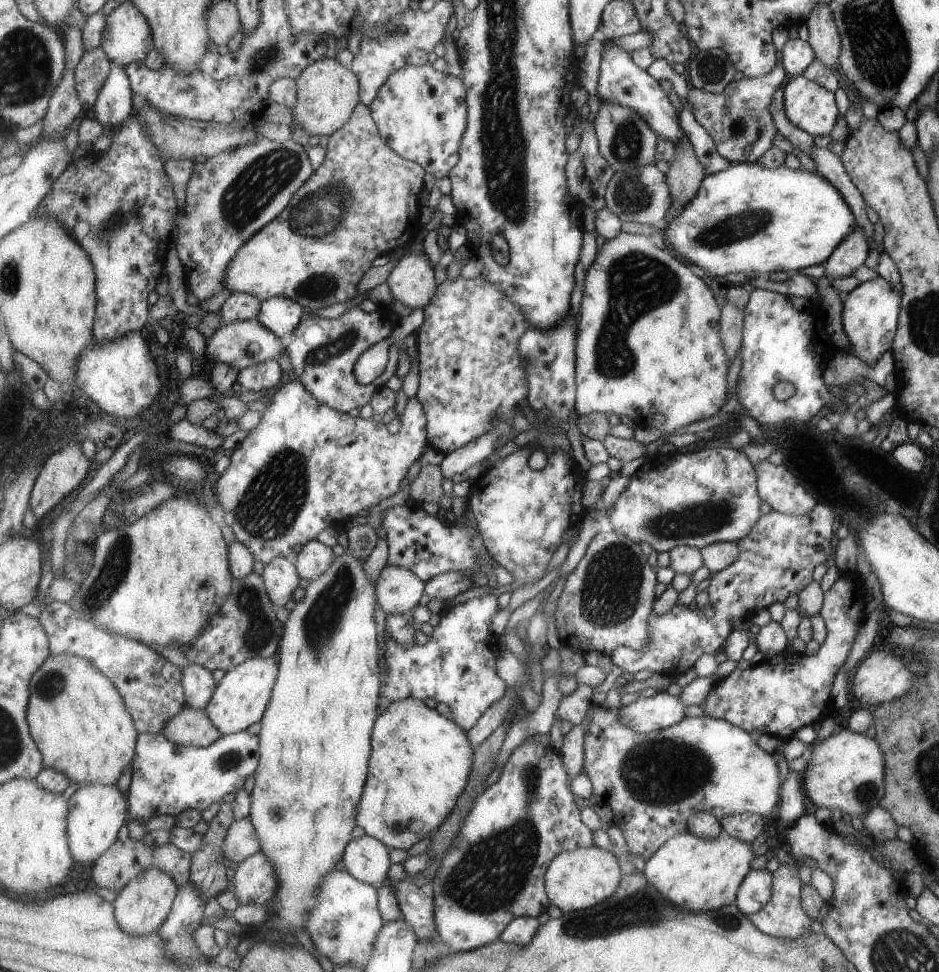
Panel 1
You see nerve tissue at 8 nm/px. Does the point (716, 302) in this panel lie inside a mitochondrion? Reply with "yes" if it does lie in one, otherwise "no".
no

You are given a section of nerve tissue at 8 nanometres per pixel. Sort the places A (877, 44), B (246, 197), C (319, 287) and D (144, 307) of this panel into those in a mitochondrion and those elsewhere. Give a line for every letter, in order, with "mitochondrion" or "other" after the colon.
A: mitochondrion
B: mitochondrion
C: mitochondrion
D: other

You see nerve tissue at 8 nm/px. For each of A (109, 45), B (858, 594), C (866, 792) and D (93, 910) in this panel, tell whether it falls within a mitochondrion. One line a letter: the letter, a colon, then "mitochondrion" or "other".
A: other
B: other
C: mitochondrion
D: other

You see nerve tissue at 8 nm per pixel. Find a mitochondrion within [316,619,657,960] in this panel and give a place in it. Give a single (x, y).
(492, 875)

